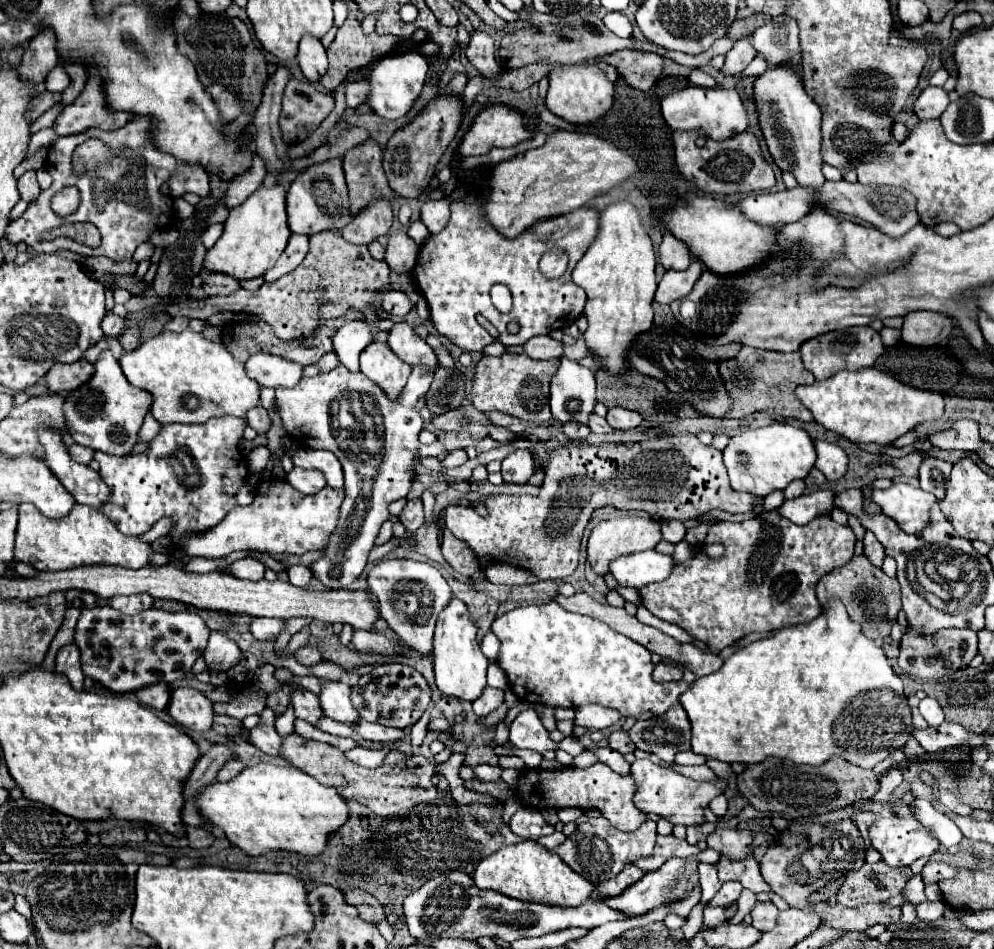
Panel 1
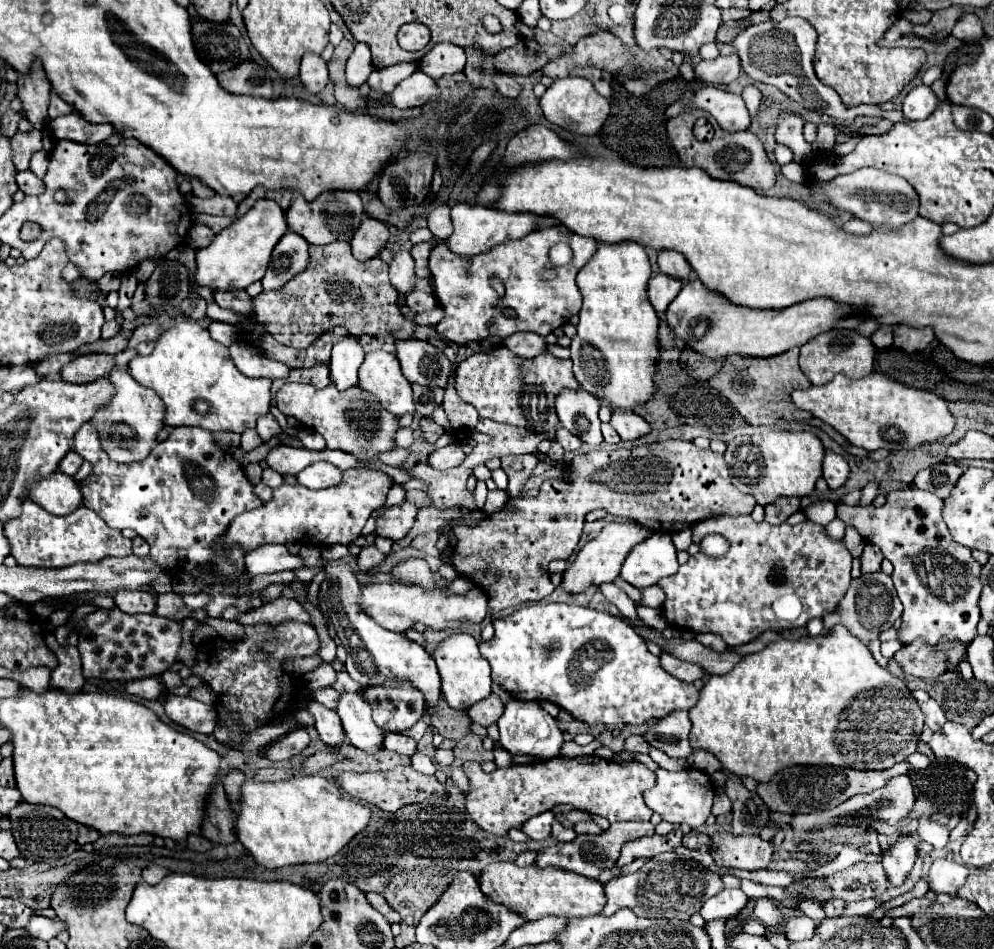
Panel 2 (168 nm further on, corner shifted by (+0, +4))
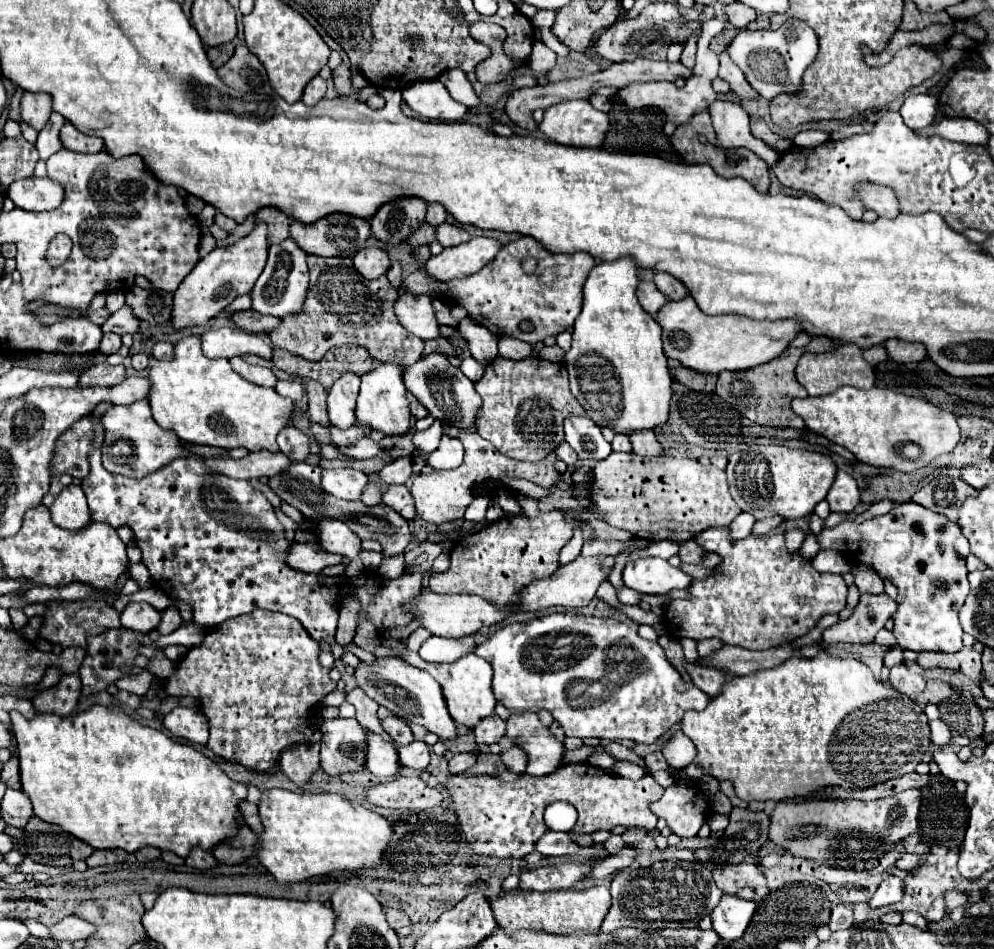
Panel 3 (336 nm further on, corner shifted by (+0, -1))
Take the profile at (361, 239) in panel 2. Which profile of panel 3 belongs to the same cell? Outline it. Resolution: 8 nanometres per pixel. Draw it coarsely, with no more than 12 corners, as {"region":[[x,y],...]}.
{"region":[[366,248],[354,256],[354,268],[364,278],[380,278],[388,272],[388,254]]}

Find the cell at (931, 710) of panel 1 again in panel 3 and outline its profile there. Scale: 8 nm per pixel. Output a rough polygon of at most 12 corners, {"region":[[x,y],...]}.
{"region":[[932,720],[932,742],[944,746],[952,740],[942,720]]}

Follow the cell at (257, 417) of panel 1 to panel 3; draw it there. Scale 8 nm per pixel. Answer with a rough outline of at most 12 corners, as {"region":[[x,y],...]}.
{"region":[[294,426],[278,434],[278,446],[294,462],[310,456],[310,438]]}

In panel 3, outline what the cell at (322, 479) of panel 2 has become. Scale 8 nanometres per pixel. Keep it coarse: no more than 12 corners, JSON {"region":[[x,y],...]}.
{"region":[[324,470],[324,492],[360,500],[368,480],[364,472]]}

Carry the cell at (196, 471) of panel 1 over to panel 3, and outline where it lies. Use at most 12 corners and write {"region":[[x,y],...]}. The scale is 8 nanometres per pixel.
{"region":[[178,458],[82,490],[130,526],[152,582],[212,628],[256,608],[332,642],[340,602],[380,634],[422,574],[302,574],[268,498]]}

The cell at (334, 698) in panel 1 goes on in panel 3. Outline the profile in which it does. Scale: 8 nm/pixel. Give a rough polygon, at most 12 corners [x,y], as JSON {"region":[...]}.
{"region":[[368,732],[366,768],[374,776],[394,776],[398,748]]}

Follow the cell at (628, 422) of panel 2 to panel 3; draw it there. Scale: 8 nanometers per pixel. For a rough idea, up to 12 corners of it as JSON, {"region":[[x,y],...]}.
{"region":[[652,430],[630,434],[634,454],[664,456]]}

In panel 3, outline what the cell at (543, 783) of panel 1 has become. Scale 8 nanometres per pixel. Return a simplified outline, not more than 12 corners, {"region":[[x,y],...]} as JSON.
{"region":[[592,764],[516,782],[444,786],[474,854],[524,858],[544,810],[568,802],[576,834],[656,828],[652,778]]}

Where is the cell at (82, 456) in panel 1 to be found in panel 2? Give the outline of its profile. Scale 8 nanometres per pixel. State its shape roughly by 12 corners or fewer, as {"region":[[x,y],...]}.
{"region":[[76,451],[60,461],[60,471],[74,475],[84,463]]}

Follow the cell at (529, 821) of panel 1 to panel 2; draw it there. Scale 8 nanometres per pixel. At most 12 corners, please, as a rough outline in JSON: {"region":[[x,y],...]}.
{"region":[[546,811],[522,825],[530,839],[550,835],[554,813]]}

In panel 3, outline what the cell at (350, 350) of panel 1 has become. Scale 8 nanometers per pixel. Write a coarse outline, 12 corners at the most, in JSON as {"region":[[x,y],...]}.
{"region":[[342,374],[328,392],[330,424],[354,426],[360,378]]}

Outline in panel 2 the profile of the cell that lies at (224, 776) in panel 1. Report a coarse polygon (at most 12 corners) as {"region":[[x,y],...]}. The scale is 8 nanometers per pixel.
{"region":[[240,769],[224,775],[226,795],[232,803],[240,797],[246,775]]}

